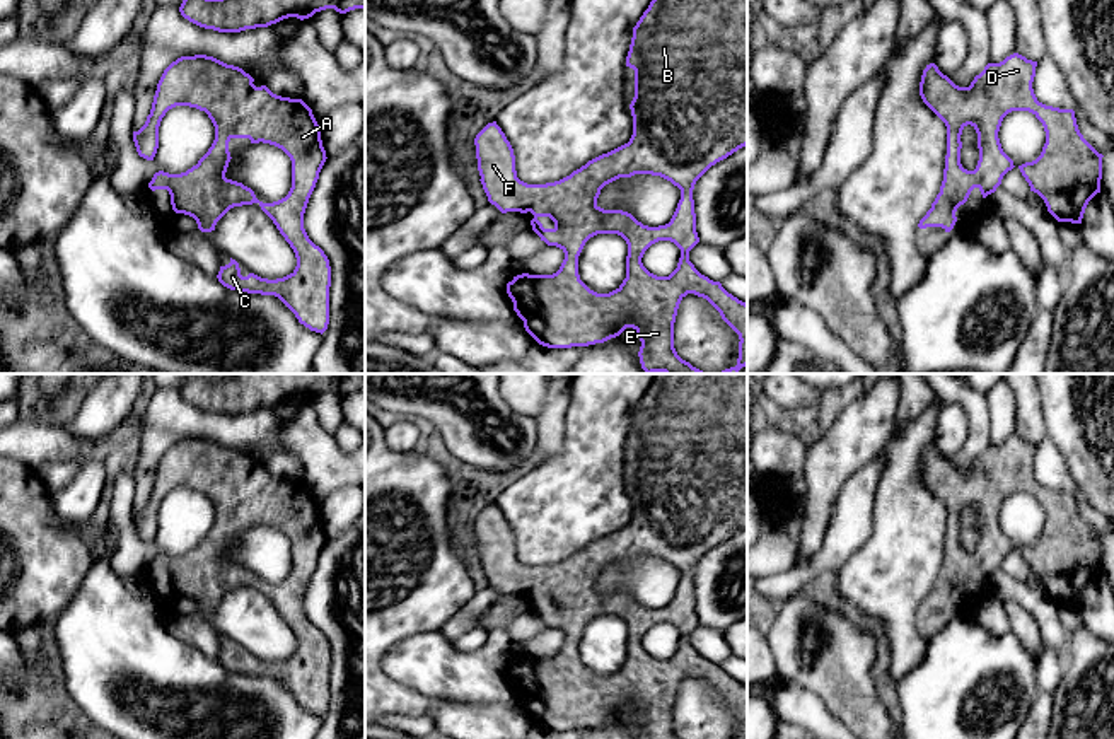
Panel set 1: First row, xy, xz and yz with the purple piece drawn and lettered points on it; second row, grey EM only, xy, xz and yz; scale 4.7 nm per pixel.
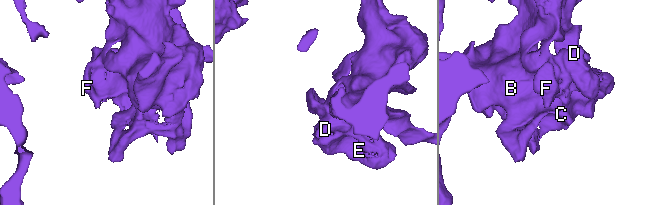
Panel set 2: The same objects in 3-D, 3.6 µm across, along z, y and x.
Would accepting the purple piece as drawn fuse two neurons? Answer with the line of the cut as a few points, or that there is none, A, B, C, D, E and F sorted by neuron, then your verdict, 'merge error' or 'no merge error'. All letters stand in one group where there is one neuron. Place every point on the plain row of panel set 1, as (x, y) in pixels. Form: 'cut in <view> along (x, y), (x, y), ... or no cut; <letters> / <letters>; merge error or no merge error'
no cut; A B C D E F; no merge error

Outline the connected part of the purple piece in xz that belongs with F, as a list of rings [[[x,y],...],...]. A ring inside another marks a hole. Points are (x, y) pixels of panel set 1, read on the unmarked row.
[[[659,374],[633,410],[626,449],[635,452],[630,524],[560,563],[520,563],[513,531],[496,503],[488,505],[474,521],[479,563],[488,584],[502,596],[531,594],[532,613],[548,628],[565,635],[556,655],[522,655],[507,666],[513,693],[525,713],[548,730],[604,725],[633,710],[641,724],[638,739],[679,739],[674,730],[674,705],[681,683],[694,676],[706,681],[739,717],[739,739],[747,739],[747,686],[728,676],[720,664],[701,657],[689,643],[689,633],[699,625],[693,582],[696,563],[747,527],[747,374]],[[635,556],[660,558],[681,572],[669,606],[648,609],[628,594],[597,587],[606,567]],[[597,616],[618,616],[628,626],[626,660],[609,676],[590,672],[578,657],[578,638]],[[659,623],[670,623],[681,631],[677,650],[669,659],[657,659],[641,645],[645,633]]]

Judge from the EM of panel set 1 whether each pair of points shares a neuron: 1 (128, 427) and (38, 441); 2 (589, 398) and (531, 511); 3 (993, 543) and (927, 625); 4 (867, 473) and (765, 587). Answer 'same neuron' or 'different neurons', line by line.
1: same neuron
2: same neuron
3: same neuron
4: same neuron

